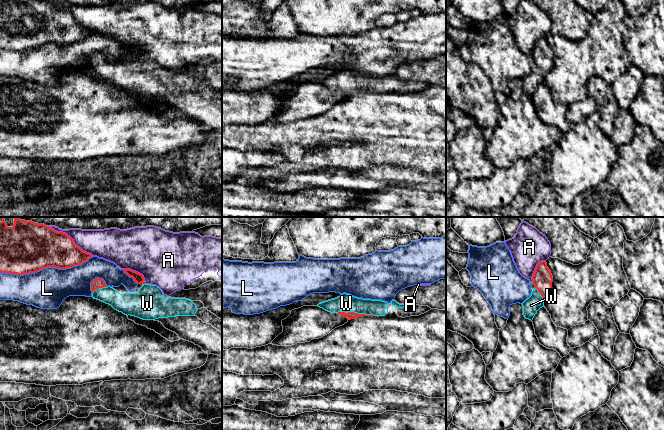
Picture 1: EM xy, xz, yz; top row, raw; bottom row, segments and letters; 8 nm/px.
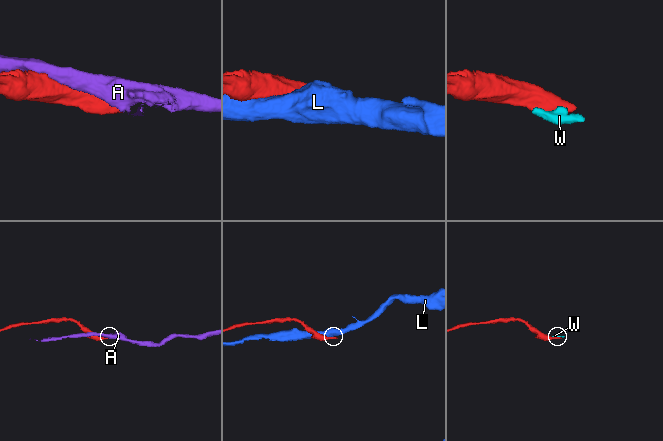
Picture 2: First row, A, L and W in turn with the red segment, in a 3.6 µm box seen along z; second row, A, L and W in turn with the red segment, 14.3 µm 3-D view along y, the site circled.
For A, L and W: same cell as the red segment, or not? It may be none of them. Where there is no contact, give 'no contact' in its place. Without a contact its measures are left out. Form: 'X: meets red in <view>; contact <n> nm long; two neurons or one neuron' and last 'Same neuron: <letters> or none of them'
A: meets red in xy; contact 440 nm long; two neurons
L: meets red in xy; contact 750 nm long; two neurons
W: meets red in xz; contact 300 nm long; one neuron
Same neuron: W

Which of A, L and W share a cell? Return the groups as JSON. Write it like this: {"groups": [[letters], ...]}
{"groups": [["A"], ["L"], ["W"]]}

